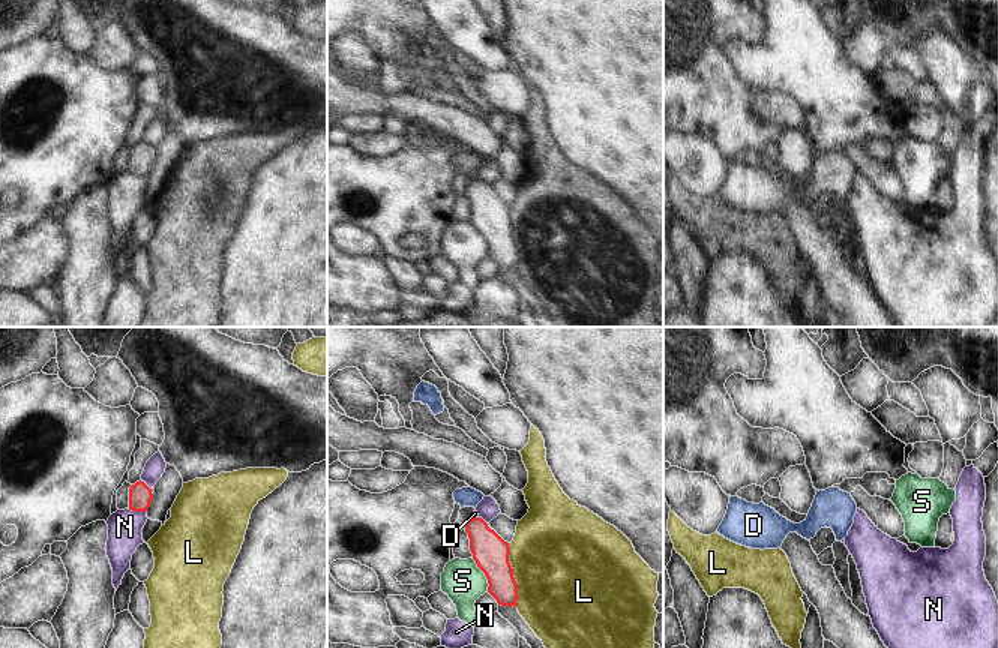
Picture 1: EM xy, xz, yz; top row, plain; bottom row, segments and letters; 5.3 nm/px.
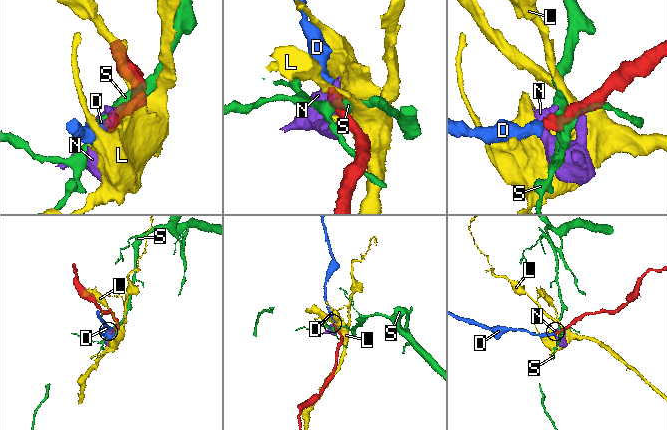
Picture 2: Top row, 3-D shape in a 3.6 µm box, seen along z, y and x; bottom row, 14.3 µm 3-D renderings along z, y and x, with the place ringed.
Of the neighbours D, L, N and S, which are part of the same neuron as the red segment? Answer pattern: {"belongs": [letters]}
{"belongs": ["D"]}

